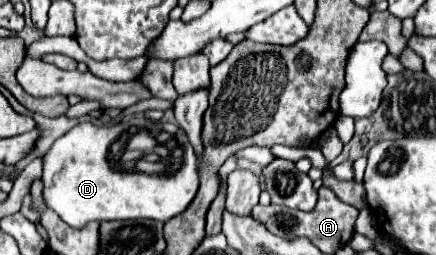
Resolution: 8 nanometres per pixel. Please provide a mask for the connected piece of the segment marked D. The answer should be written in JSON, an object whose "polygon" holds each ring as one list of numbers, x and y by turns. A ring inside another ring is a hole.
{"polygon":[[91,122,77,124,65,136,55,140,43,158,43,196,63,222,81,228,91,220,159,220,167,222,187,210,199,190,199,174,195,168,193,148,185,146,185,168,177,176,145,174,115,169,109,164,109,148,117,136,127,132,127,124,93,126]]}

